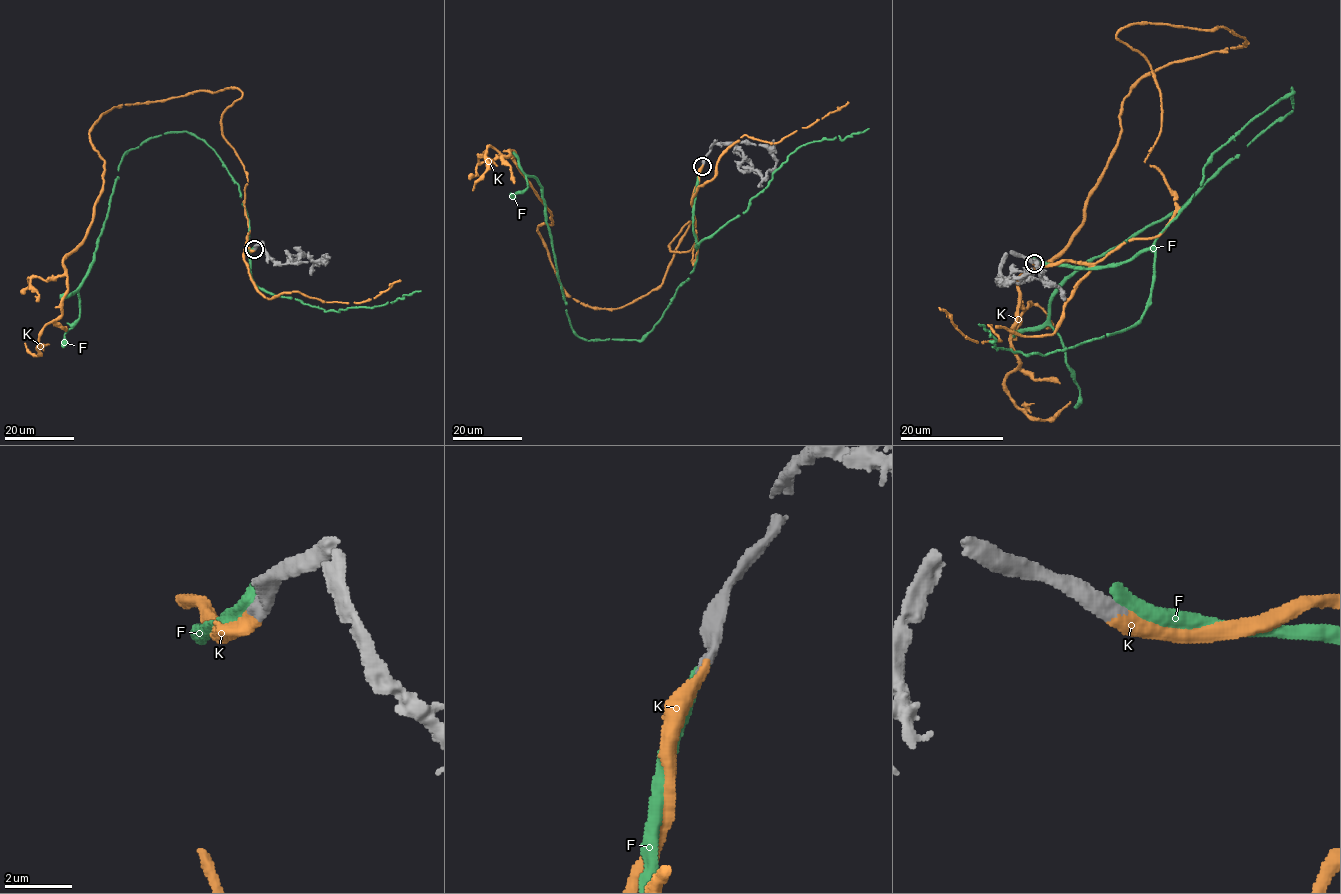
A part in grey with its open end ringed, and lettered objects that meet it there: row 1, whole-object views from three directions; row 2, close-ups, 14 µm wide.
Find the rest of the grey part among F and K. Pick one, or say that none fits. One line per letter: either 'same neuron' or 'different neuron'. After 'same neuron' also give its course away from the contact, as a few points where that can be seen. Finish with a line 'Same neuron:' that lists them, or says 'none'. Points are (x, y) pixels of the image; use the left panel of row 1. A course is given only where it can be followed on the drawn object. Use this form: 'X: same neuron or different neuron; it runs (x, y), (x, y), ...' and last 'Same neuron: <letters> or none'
F: different neuron
K: same neuron; it runs (255, 249), (221, 129), (242, 93), (114, 107), (89, 132), (103, 187), (61, 314), (38, 355), (25, 343)
Same neuron: K

